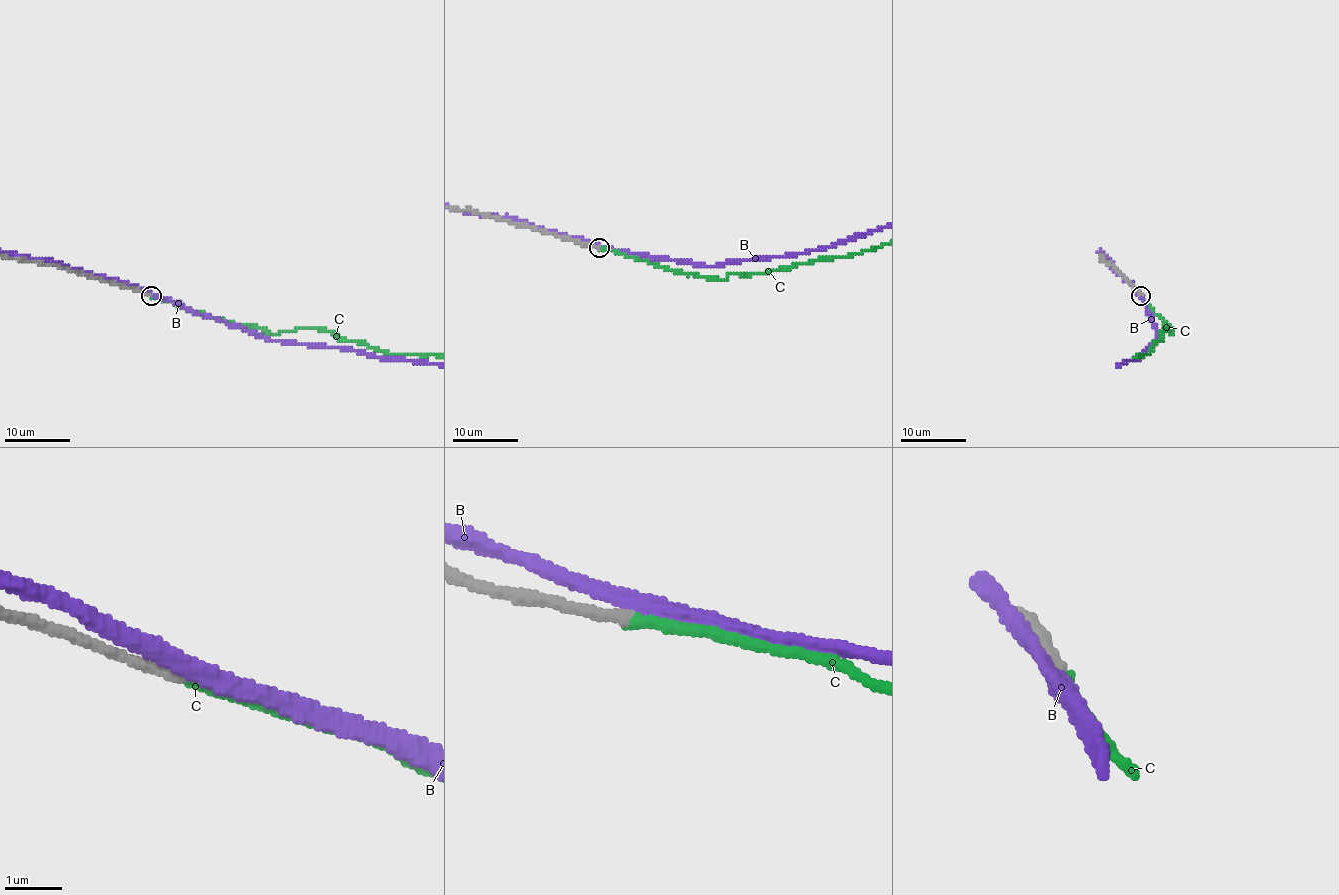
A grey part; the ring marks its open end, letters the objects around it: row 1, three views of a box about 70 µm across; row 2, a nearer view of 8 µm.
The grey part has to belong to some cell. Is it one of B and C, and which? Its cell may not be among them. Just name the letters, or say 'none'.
C

